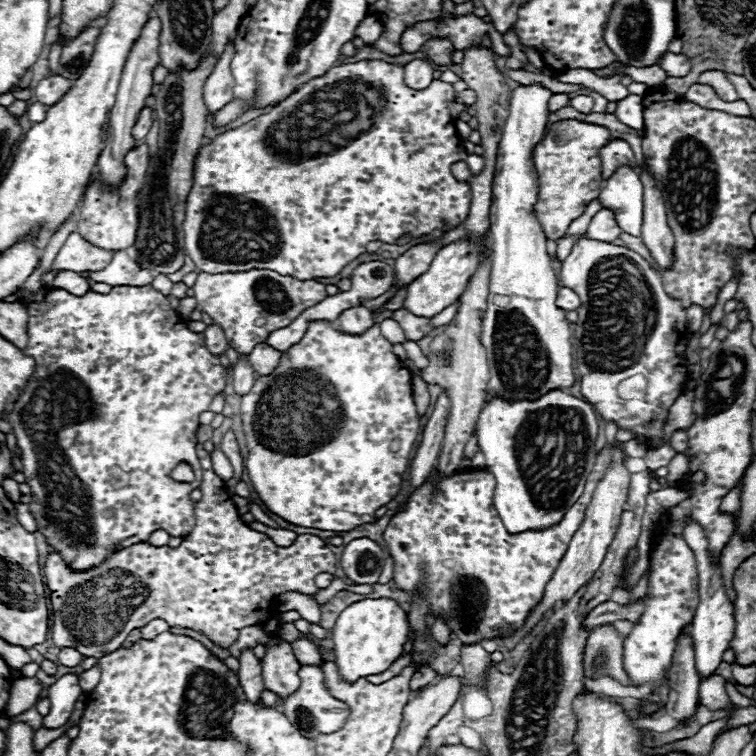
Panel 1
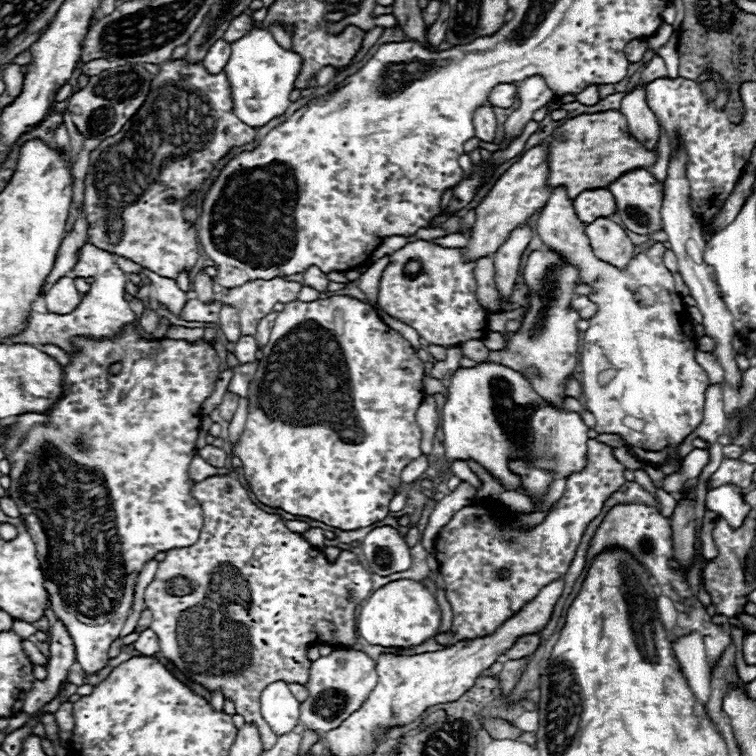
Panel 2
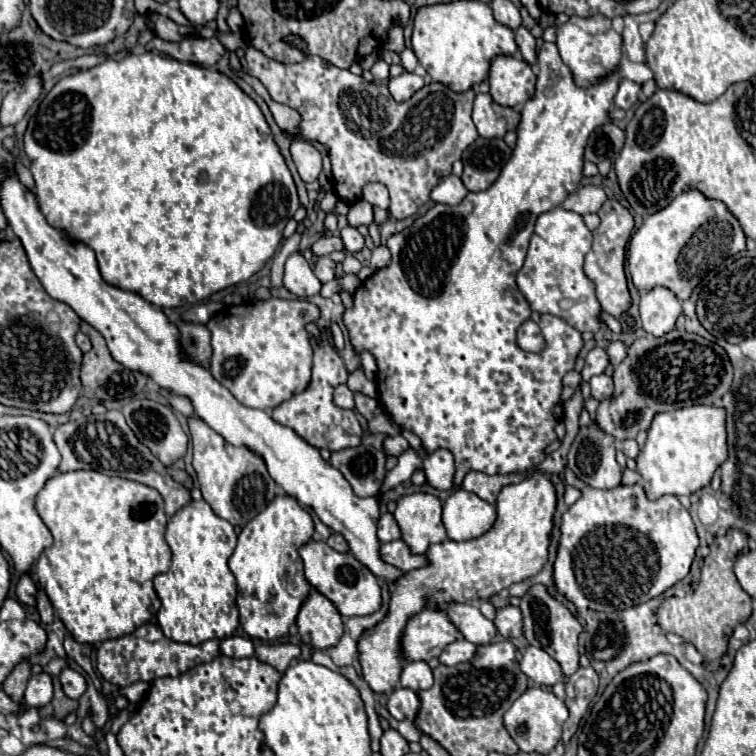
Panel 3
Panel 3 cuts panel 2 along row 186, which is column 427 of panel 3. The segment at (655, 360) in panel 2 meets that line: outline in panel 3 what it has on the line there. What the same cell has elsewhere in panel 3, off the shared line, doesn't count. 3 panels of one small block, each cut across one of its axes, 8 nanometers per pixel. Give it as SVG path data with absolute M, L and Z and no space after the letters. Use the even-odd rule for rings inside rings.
M394 540L394 542L382 544L380 554L388 564L400 568L402 572L410 572L410 570L422 568L428 564L428 558L424 554L412 554L412 550L408 548L408 544L404 540Z

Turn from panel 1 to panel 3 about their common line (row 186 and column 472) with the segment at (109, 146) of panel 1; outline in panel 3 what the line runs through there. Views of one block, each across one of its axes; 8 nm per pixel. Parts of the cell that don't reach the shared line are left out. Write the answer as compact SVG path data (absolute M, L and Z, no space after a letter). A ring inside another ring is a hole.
M478 94L472 112L478 134L484 138L502 138L508 130L516 130L520 112L508 106L500 106L490 94Z

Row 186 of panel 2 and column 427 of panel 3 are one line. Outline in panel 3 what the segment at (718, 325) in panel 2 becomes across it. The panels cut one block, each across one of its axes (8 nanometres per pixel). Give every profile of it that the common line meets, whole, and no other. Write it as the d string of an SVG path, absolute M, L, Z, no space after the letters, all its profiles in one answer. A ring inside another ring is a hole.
M408 662L402 668L400 674L400 686L402 688L412 688L414 692L428 690L434 684L432 680L432 670L426 662Z

